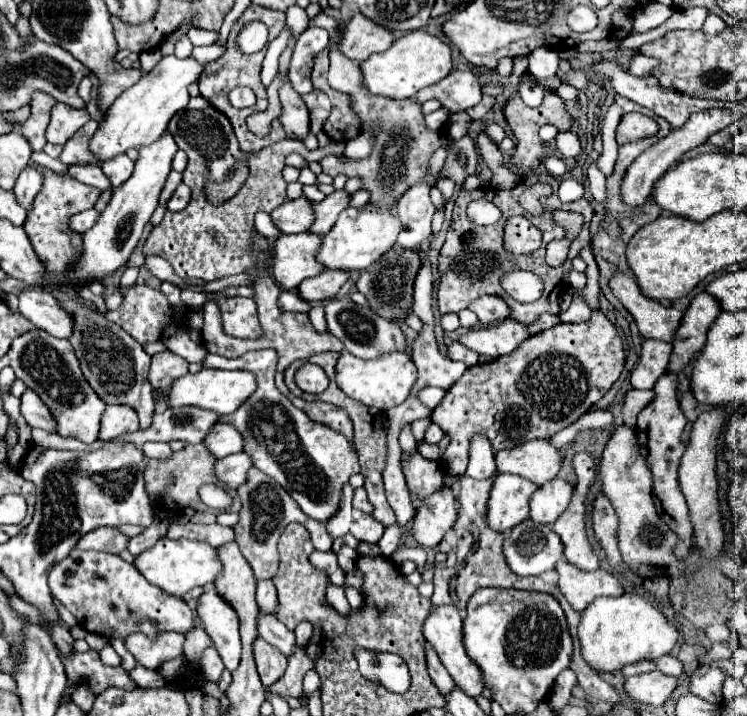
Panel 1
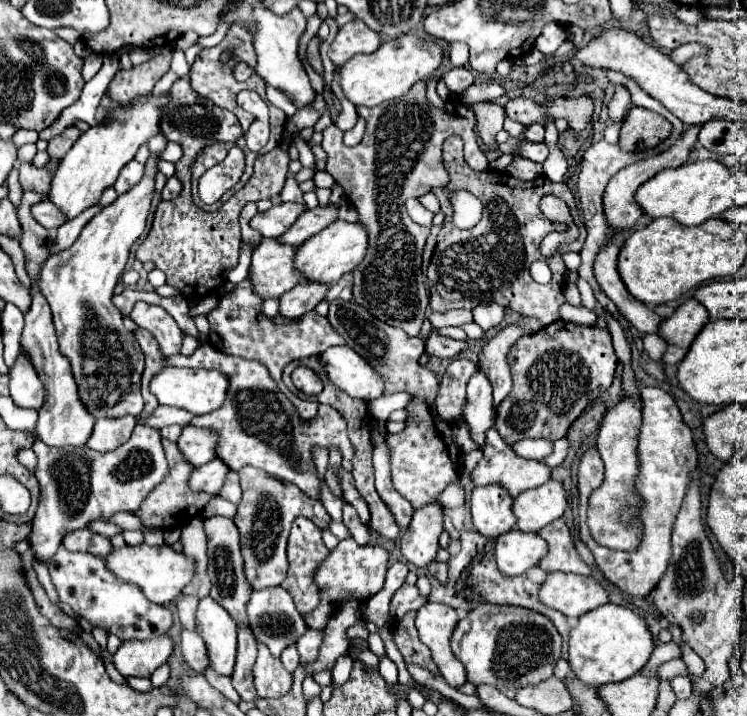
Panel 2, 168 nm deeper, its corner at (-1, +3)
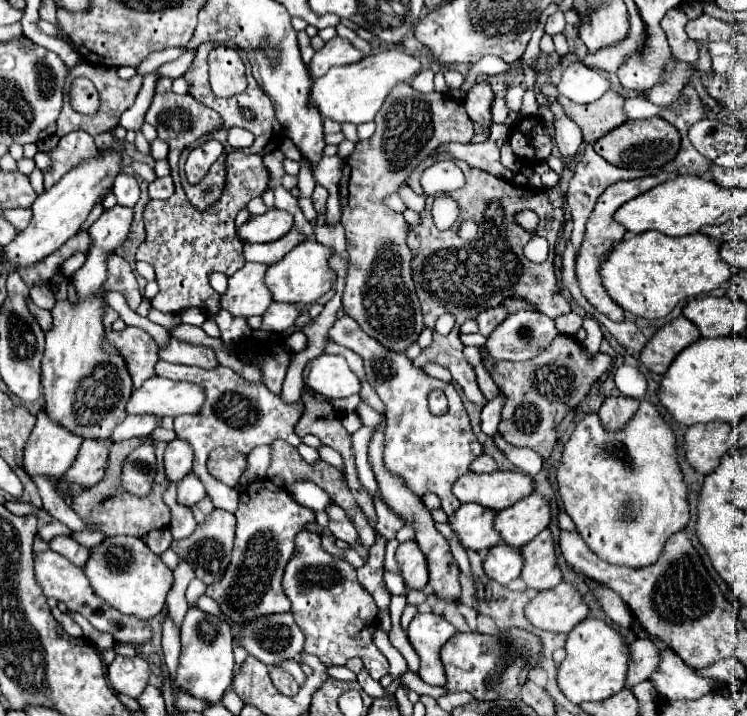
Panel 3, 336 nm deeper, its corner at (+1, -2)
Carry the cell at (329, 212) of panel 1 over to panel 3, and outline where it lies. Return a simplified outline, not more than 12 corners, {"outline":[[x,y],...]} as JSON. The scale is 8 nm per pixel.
{"outline":[[290,230],[276,242],[244,244],[246,262],[272,266],[304,238]]}

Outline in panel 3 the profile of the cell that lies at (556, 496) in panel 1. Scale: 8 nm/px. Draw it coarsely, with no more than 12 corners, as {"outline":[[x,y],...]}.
{"outline":[[532,492],[496,512],[502,542],[522,548],[550,522],[546,500]]}

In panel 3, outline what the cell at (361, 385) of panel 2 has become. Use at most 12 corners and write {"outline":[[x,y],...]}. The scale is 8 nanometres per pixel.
{"outline":[[322,354],[306,364],[304,384],[346,398],[360,380],[346,360]]}

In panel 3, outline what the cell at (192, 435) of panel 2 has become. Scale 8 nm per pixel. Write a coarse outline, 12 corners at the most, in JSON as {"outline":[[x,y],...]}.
{"outline":[[168,442],[164,474],[180,482],[192,470],[192,446]]}

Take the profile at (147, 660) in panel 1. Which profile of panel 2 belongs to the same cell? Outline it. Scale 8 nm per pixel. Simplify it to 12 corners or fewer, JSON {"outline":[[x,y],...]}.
{"outline":[[124,641],[114,653],[122,675],[150,677],[174,641]]}

